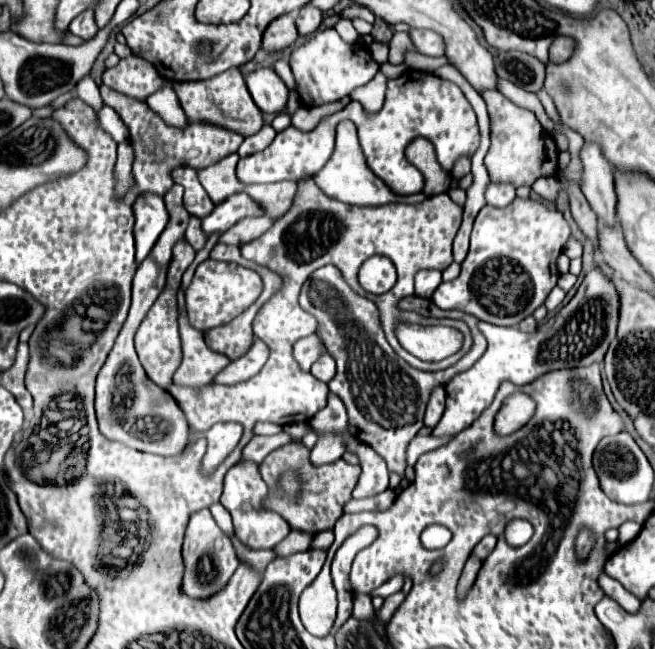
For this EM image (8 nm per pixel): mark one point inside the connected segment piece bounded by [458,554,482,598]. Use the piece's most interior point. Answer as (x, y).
(473, 565)

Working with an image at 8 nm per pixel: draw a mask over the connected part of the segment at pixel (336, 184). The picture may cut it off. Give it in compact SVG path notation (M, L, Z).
M340 122L338 124L334 156L330 158L326 168L322 168L322 172L318 172L318 176L314 176L314 182L320 186L320 190L326 196L340 200L340 202L346 202L346 204L356 204L356 206L382 206L382 204L390 204L390 202L416 204L416 202L422 202L428 198L422 192L414 194L414 196L398 196L382 180L378 180L378 176L374 176L370 172L370 168L366 168L366 160L362 156L362 150L360 150L360 144L356 138L356 126L352 122Z

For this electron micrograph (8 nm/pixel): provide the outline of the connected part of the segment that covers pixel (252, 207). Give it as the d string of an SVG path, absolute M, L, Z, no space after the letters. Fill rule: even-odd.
M240 192L216 204L212 214L202 218L202 230L208 238L214 232L224 234L226 230L230 230L234 224L238 224L244 218L260 218L260 216L264 216L264 210L248 194Z

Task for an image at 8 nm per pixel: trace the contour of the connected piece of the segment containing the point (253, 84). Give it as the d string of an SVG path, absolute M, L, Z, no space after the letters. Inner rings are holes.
M256 68L246 74L246 86L262 112L278 114L288 102L288 88L272 68Z

